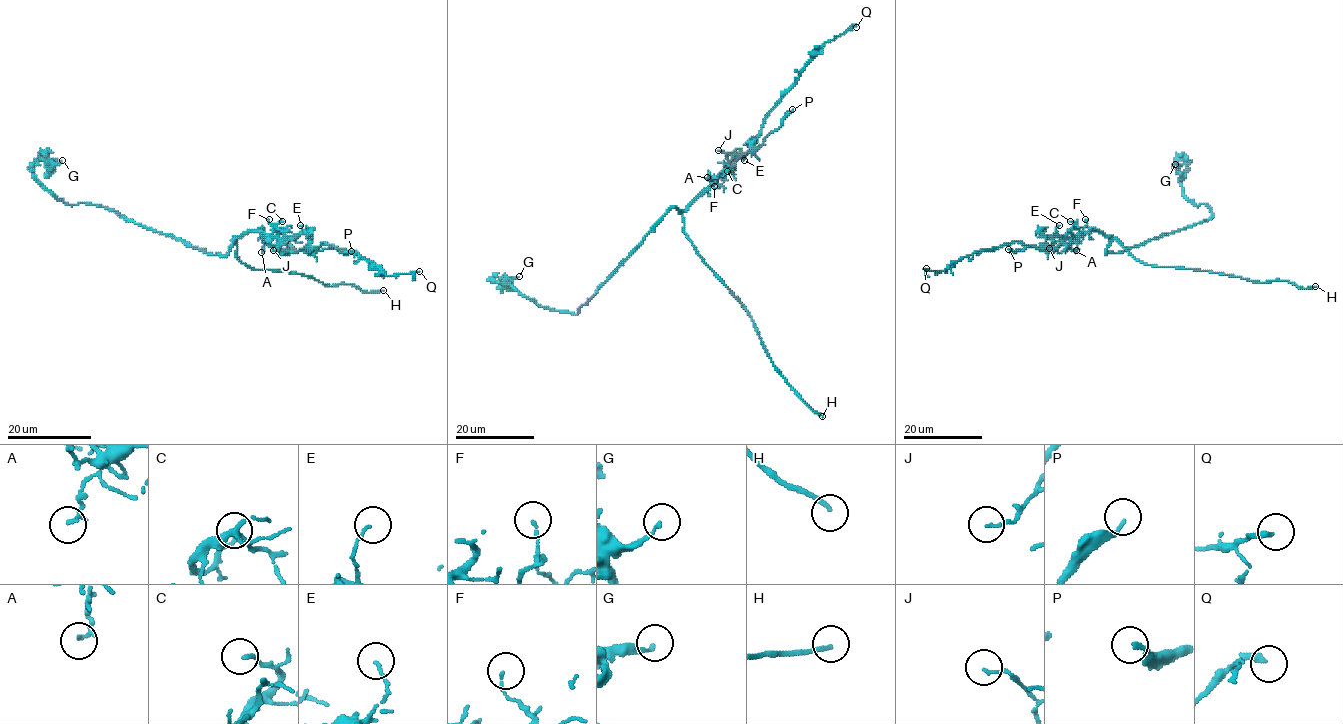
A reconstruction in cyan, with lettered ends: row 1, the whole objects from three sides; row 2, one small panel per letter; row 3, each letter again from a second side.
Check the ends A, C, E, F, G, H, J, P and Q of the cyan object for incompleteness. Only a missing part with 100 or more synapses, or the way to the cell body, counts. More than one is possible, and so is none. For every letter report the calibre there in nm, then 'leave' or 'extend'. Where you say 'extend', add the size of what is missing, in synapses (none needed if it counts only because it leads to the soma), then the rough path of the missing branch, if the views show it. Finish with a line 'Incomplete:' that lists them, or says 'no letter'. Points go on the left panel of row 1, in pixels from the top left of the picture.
A: 150 nm thick; leave
C: 150 nm thick; leave
E: 100 nm thick; leave
F: 110 nm thick; leave
G: 170 nm thick; leave
H: 170 nm thick; extend; missing branch runs (383, 290), (395, 284)
J: 90 nm thick; leave
P: 140 nm thick; leave
Q: 240 nm thick; leave
Incomplete: H

